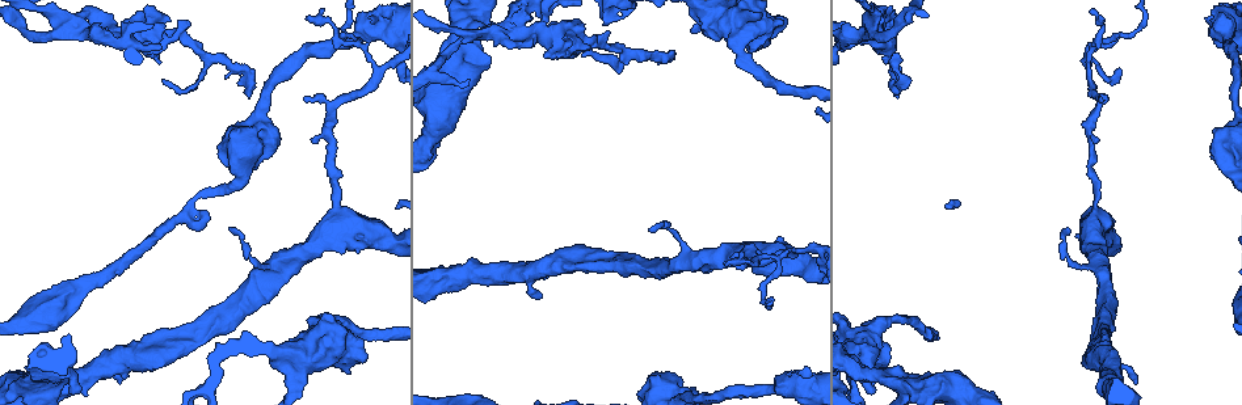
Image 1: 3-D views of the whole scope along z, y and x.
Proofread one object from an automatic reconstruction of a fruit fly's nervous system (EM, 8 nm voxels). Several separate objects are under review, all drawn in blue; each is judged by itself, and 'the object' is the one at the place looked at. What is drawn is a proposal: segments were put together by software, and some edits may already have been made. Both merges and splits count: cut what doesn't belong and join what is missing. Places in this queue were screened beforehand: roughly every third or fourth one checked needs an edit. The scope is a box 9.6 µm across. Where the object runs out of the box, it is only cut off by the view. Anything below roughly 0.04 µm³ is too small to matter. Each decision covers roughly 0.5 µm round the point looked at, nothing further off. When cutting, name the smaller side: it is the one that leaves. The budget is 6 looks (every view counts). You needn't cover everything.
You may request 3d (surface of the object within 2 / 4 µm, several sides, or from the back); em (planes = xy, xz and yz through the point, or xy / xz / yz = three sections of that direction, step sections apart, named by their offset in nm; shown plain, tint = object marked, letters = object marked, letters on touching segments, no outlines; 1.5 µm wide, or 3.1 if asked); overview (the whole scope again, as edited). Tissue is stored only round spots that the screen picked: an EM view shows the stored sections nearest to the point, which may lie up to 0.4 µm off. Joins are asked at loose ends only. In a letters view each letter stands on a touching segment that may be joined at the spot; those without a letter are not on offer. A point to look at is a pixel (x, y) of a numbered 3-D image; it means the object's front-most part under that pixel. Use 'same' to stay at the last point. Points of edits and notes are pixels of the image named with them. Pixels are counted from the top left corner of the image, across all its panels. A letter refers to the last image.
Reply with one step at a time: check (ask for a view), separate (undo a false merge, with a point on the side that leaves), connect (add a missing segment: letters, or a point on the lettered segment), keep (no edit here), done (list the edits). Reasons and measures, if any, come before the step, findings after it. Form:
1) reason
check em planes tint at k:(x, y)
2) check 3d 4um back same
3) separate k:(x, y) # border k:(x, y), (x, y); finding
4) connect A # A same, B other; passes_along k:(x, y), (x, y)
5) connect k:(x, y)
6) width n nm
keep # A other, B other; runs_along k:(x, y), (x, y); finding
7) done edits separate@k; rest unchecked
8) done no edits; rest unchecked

tapers out
check em planes plain at 1:(584, 55)

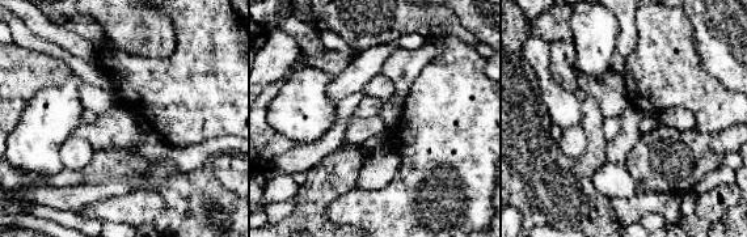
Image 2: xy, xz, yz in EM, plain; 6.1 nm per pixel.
check em planes letters same

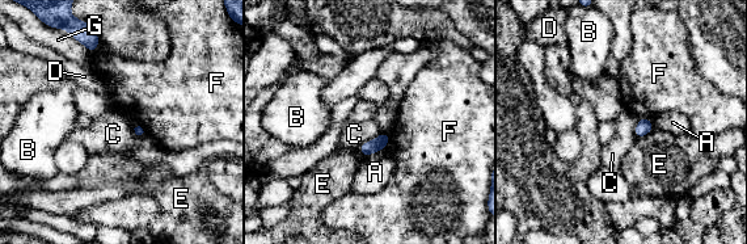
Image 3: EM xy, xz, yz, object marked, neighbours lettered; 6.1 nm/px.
keep # A other, B other, C other, D other, E other, F other, G other; none of them fits

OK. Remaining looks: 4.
sharp bend
check 3d 2um at 1:(433, 69)

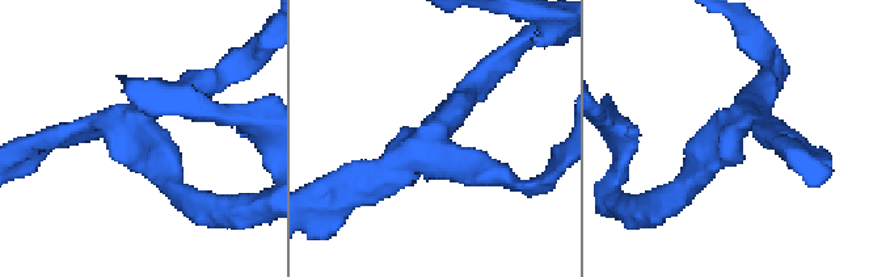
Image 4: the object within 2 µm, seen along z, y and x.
shape alone is not enough
check em xz step 4 letters at 4:(134, 128)

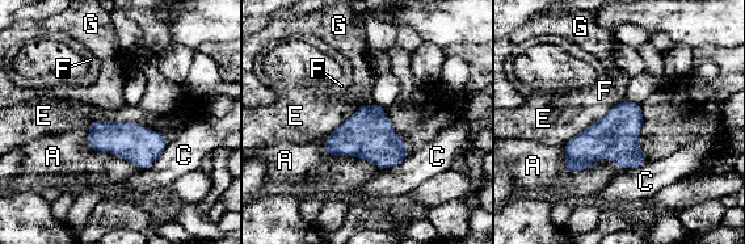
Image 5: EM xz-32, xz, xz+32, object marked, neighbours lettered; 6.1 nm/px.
keep # A other, C other, E other, F other, G other; border 5:(626, 99), (610, 108); continuous, no second neuron

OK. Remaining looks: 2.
done no edits; rest unchecked

